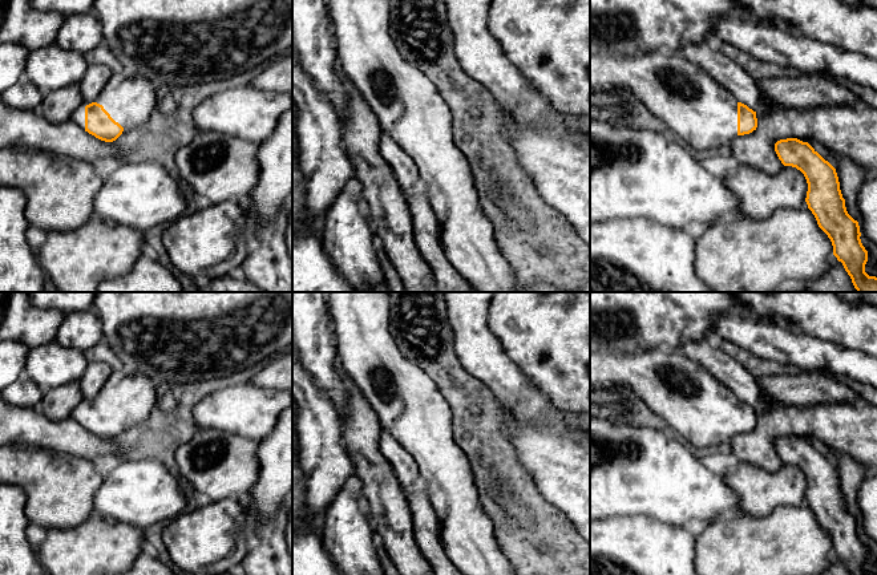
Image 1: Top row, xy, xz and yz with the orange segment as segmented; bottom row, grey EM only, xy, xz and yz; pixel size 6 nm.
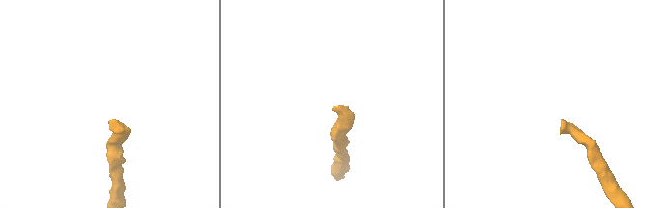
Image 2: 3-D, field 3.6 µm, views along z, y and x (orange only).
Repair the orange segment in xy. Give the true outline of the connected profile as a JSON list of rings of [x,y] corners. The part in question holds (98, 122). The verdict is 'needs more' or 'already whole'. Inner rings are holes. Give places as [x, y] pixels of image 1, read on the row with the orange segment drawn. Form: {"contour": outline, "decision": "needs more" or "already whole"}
{"contour": [[[126,72],[113,73],[92,102],[82,104],[70,120],[96,138],[113,142],[125,131],[147,122],[157,105],[157,85]]], "decision": "needs more"}

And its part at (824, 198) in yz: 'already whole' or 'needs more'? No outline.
already whole

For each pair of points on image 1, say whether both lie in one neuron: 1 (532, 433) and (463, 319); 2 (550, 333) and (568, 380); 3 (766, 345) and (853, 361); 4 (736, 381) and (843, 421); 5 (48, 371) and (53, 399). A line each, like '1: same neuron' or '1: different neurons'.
1: different neurons
2: same neuron
3: same neuron
4: different neurons
5: different neurons

